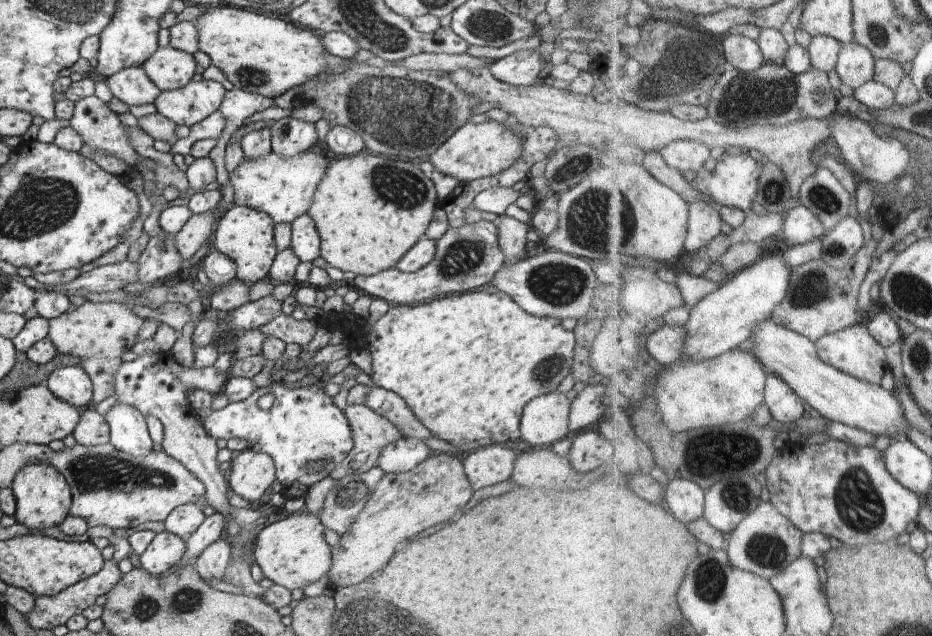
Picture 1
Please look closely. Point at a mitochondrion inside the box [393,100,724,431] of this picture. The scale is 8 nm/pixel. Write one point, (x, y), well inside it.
(588, 222)

